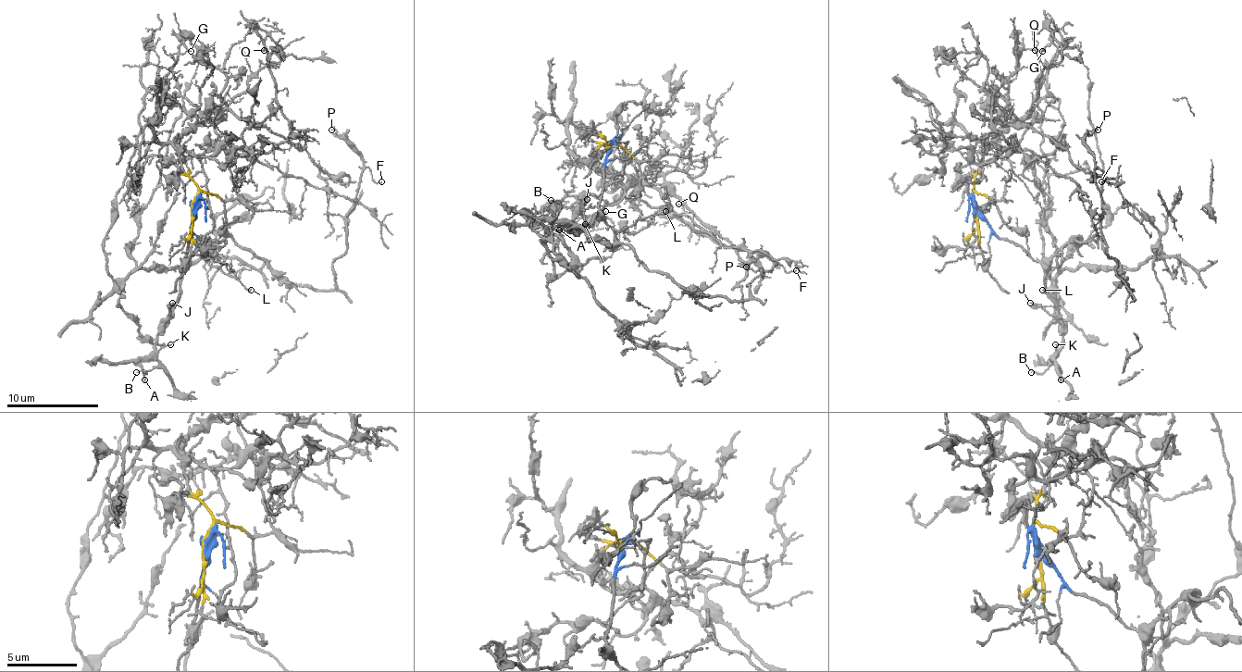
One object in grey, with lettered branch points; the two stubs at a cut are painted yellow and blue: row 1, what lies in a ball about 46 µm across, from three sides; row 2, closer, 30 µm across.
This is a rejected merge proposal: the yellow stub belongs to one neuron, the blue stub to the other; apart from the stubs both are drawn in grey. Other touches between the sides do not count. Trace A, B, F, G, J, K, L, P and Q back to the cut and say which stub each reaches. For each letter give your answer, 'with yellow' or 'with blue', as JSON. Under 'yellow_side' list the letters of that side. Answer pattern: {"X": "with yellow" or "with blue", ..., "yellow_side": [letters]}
{"A": "with blue", "B": "with blue", "F": "with blue", "G": "with yellow", "J": "with blue", "K": "with blue", "L": "with blue", "P": "with blue", "Q": "with yellow", "yellow_side": ["G", "Q"]}

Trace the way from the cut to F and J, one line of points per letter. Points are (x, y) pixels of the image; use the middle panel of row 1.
F: (608, 143), (599, 217), (645, 265), (733, 300), (749, 297), (761, 269), (779, 263), (795, 269)
J: (608, 143), (603, 189), (597, 212), (588, 226), (583, 203), (588, 198)

